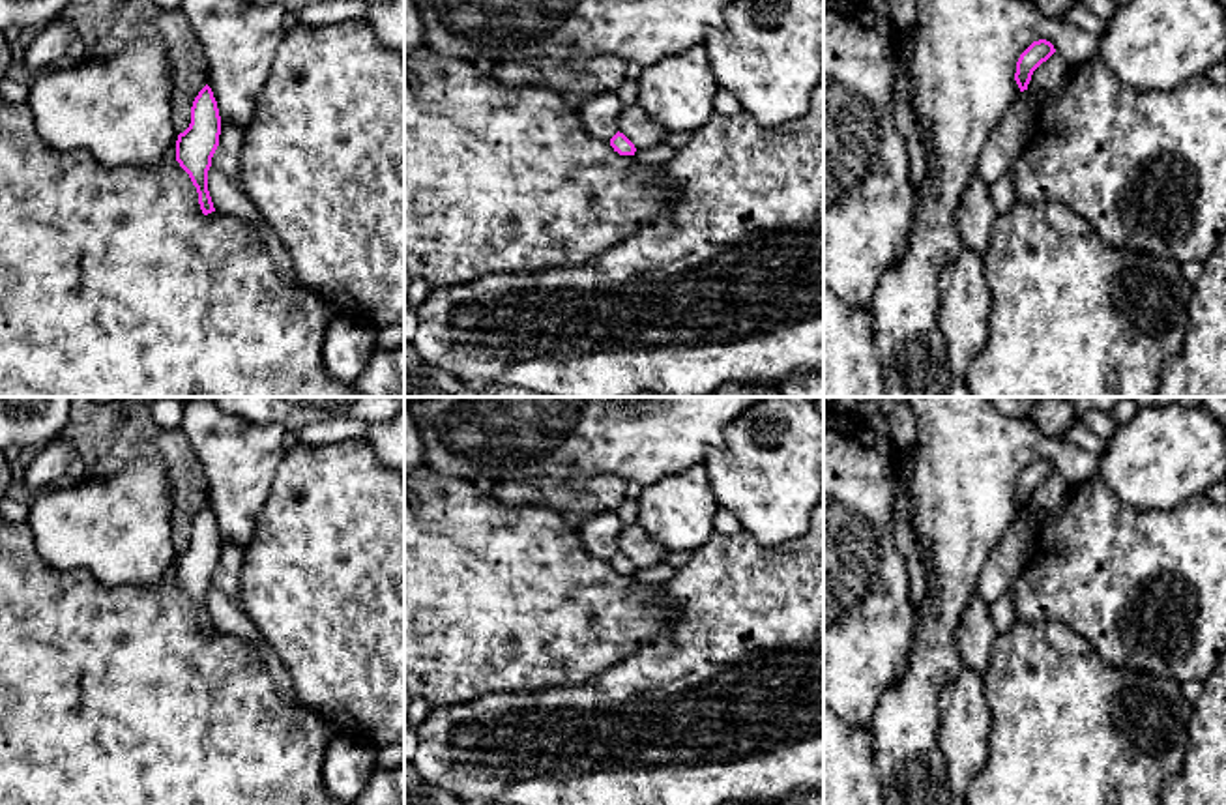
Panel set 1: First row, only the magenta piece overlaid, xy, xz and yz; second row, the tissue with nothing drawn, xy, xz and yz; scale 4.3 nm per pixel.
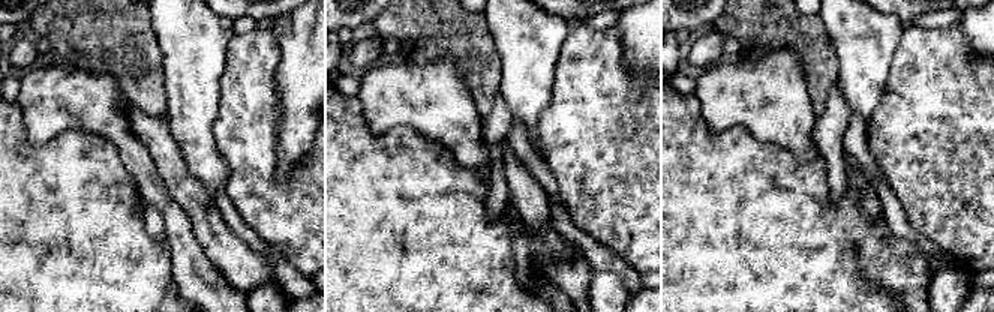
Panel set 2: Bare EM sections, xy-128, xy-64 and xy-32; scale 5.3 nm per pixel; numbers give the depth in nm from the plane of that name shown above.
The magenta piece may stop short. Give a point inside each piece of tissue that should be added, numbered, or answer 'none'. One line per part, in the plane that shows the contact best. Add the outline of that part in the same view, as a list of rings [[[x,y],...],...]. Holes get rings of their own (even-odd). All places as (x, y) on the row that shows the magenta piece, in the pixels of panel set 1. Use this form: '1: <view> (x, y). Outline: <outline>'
none

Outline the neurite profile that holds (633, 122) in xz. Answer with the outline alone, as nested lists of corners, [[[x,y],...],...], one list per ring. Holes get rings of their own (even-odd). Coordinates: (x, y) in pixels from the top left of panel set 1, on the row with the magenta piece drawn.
[[[638,105],[623,107],[618,118],[618,131],[623,133],[636,150],[649,150],[664,142],[668,129],[655,124]]]

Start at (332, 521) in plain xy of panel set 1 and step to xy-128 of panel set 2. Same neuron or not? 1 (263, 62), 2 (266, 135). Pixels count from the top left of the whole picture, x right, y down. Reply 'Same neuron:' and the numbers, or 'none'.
Same neuron: 1, 2

